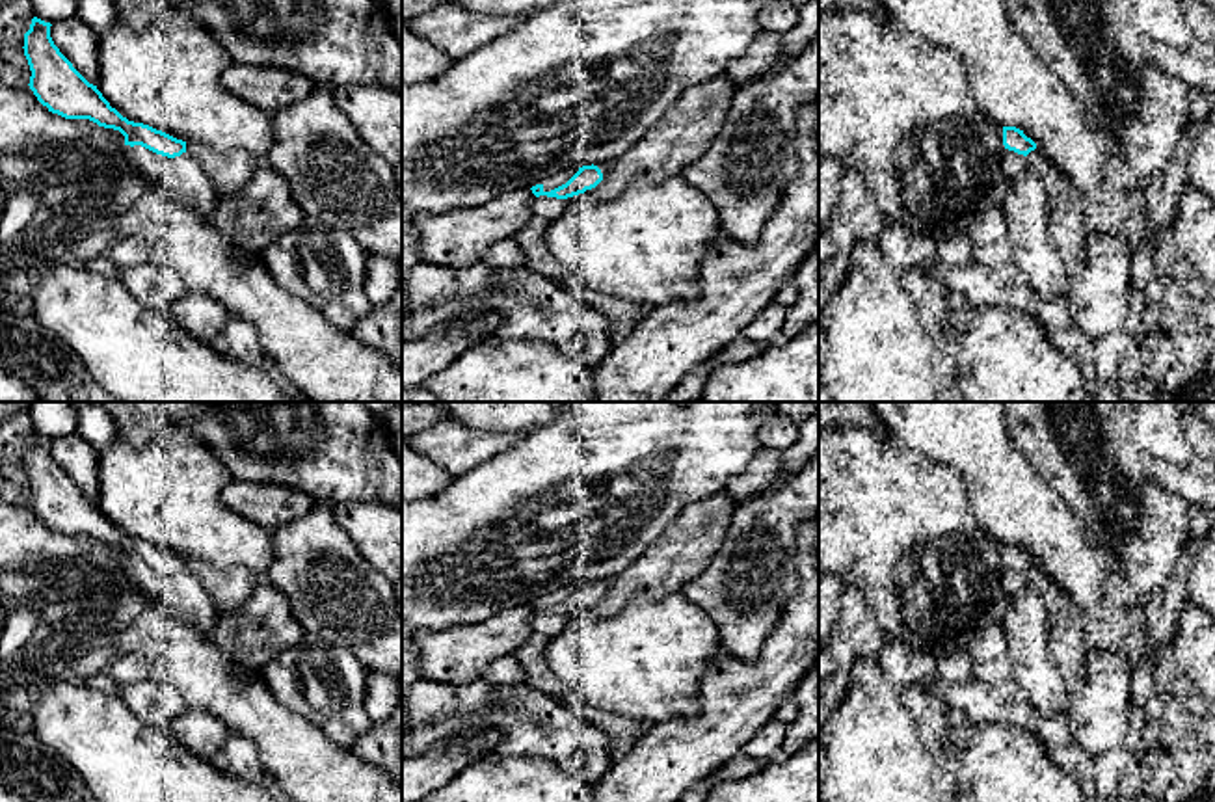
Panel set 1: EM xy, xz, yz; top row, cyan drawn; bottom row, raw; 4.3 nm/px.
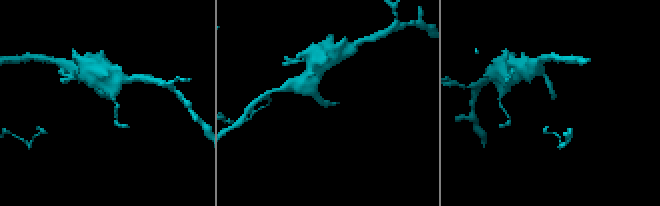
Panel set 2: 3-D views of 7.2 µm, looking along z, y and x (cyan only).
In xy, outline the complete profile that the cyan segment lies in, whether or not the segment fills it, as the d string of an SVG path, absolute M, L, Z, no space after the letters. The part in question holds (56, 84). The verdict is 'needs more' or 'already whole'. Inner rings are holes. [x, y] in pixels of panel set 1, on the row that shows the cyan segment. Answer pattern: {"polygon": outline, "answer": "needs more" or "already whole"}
{"polygon": "M33 17L24 33L22 48L32 71L28 86L37 100L65 119L89 119L99 127L119 130L125 145L132 147L132 162L153 180L169 186L186 208L210 223L220 197L199 164L186 153L186 141L128 121L112 108L97 86L89 84L60 52L50 37L50 26Z", "answer": "needs more"}

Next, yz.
{"polygon": "M1003 127L1003 145L1005 173L1014 179L1029 166L1027 154L1036 149L1036 143L1027 138L1023 130L1016 127Z", "answer": "needs more"}

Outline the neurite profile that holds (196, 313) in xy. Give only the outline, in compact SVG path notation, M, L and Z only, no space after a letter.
M184 292L169 309L169 318L201 342L212 342L225 326L229 313L203 292Z

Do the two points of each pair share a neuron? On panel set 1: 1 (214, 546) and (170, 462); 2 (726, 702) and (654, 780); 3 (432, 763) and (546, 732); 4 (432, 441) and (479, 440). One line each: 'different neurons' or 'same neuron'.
1: same neuron
2: same neuron
3: different neurons
4: same neuron

